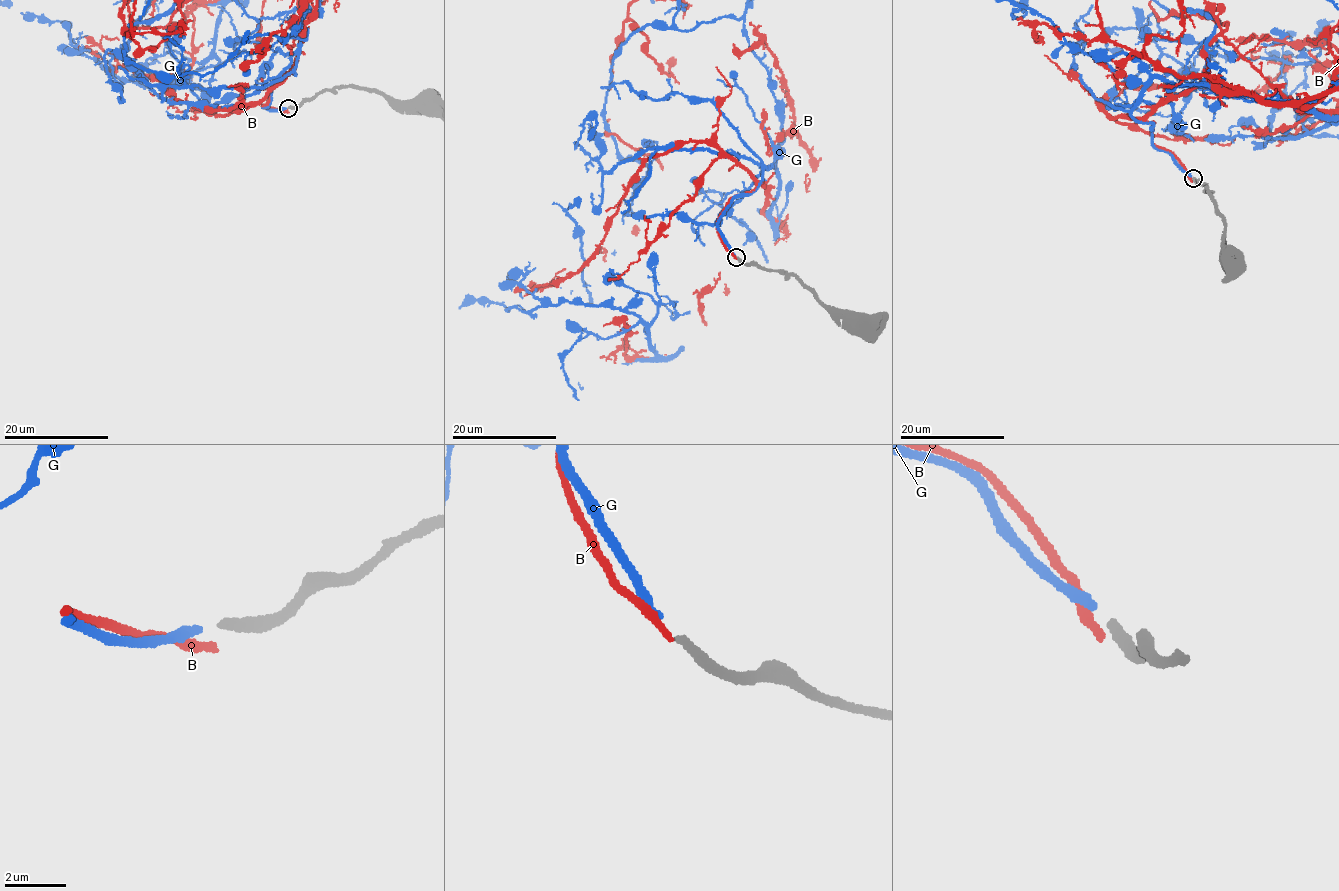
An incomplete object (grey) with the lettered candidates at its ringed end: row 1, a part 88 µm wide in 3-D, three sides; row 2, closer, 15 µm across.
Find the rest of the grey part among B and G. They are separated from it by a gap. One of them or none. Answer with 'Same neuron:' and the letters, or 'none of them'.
Same neuron: G

